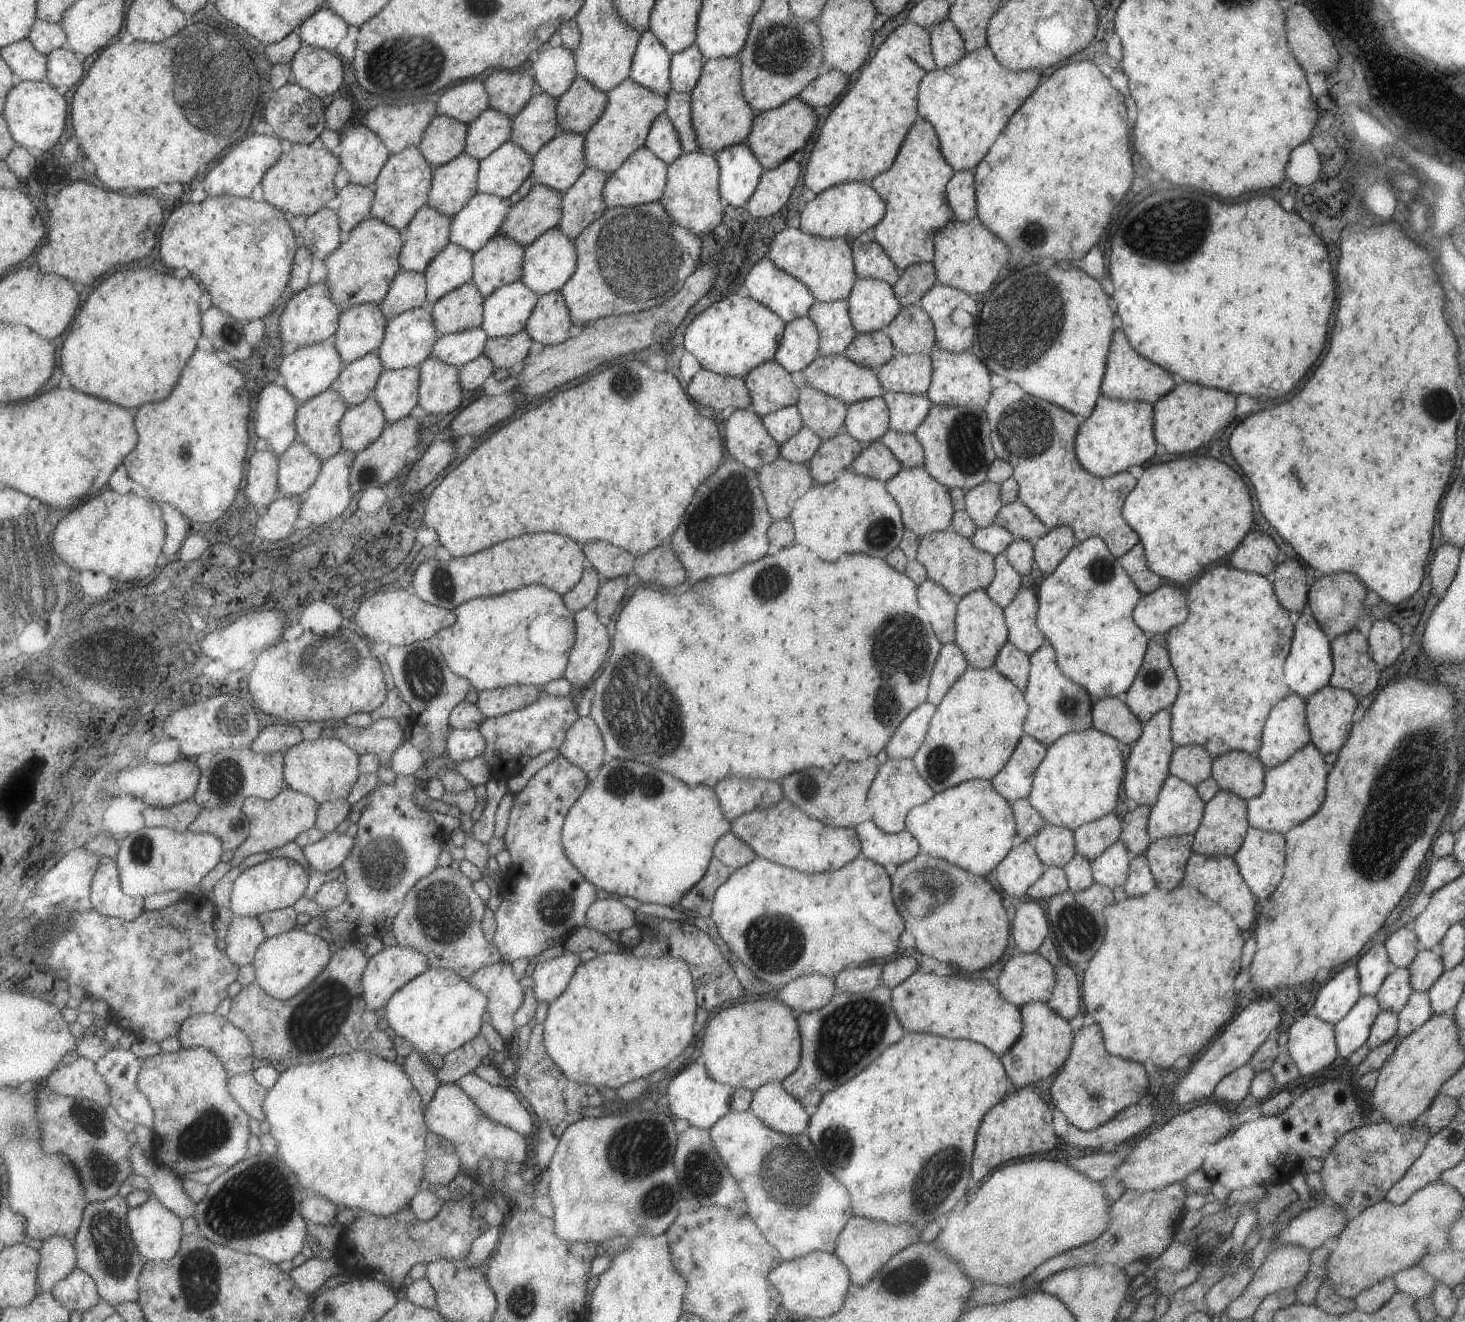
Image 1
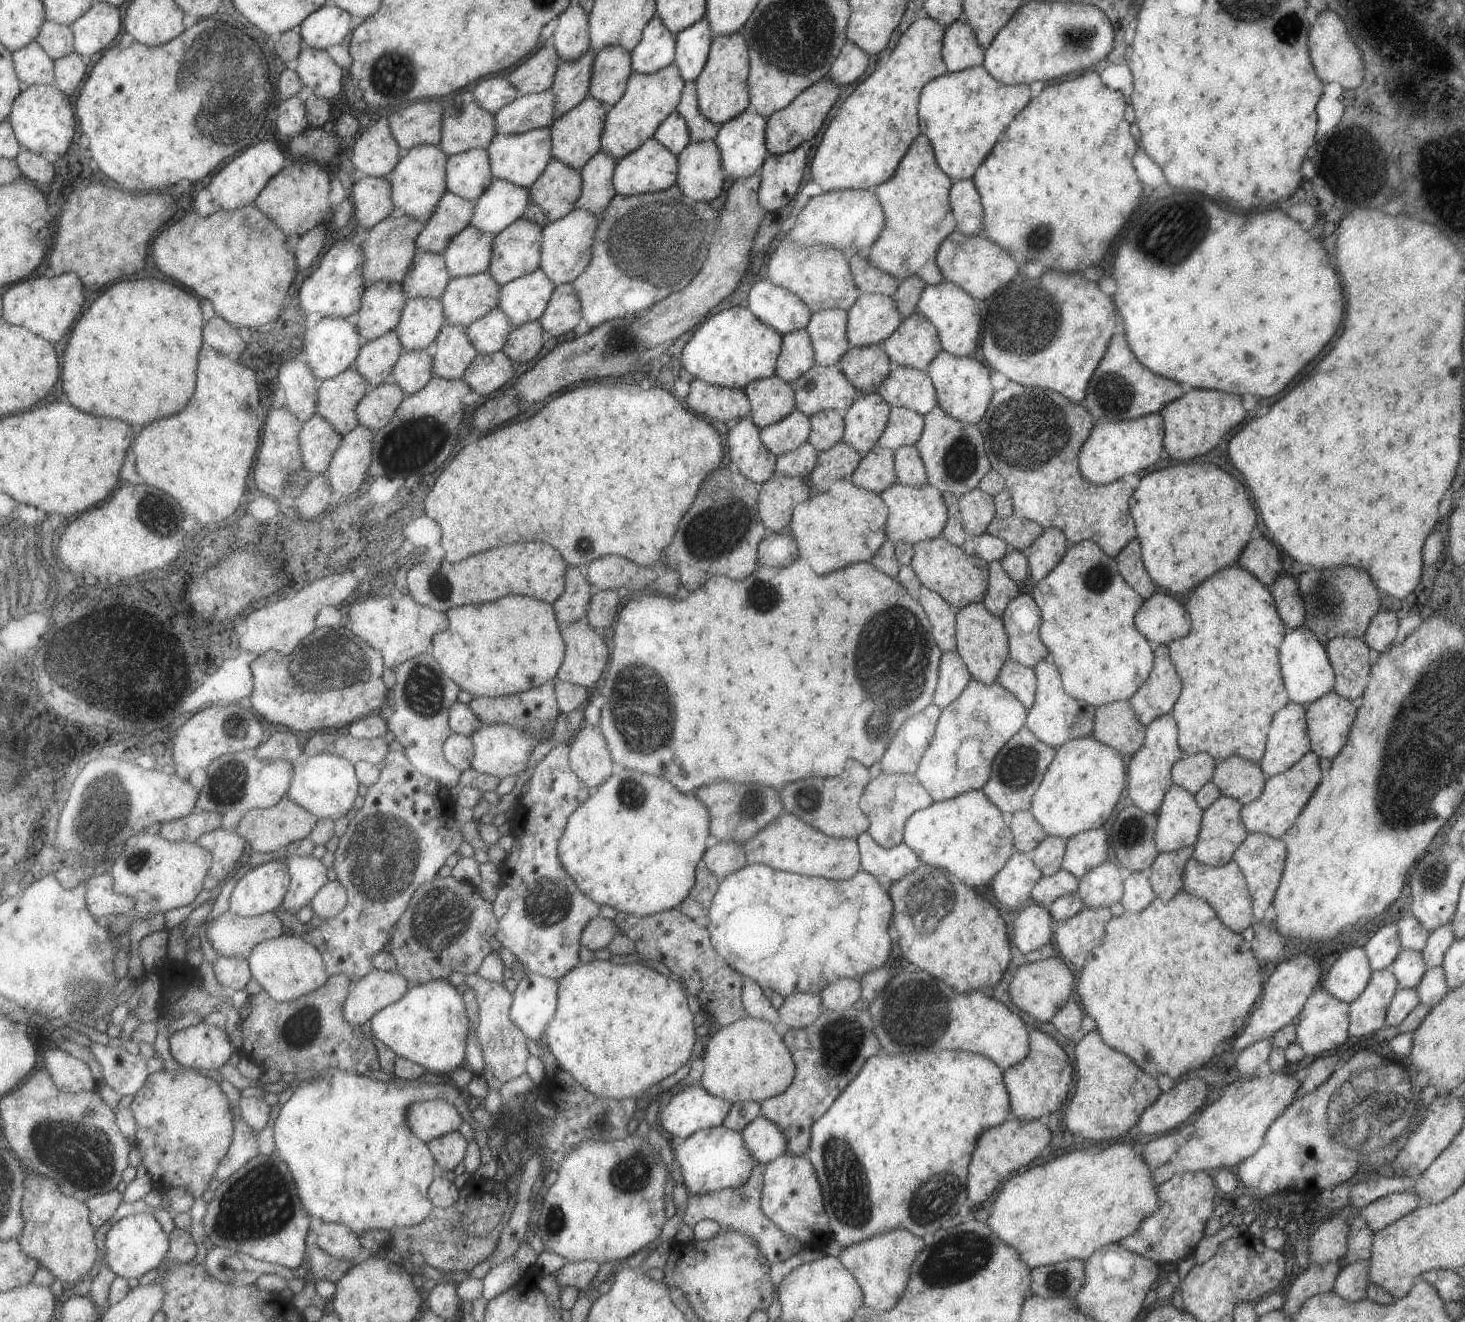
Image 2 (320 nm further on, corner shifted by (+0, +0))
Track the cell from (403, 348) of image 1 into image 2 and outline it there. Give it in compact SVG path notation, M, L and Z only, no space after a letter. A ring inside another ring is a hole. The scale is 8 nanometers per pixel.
M409 298L406 302L400 325L396 328L405 350L433 349L439 333L448 324L442 299Z

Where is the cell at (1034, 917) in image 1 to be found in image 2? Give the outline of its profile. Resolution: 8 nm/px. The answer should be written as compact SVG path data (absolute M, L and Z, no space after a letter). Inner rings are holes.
M1029 902L1013 921L1013 942L1019 952L1025 954L1052 942L1053 923L1046 908Z

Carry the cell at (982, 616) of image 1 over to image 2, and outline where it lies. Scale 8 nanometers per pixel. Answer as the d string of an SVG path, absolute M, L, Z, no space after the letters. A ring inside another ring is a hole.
M982 602L968 604L955 611L956 653L964 662L971 679L990 685L996 682L999 669L1008 659L1008 640L1001 617L993 616Z

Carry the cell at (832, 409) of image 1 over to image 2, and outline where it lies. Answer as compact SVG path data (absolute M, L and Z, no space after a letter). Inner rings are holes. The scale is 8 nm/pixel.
M836 410L819 411L809 417L810 431L806 440L820 453L842 440L844 422Z

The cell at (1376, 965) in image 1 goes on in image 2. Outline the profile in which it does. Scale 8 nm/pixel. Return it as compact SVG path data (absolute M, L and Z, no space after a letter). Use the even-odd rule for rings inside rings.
M1395 922L1385 924L1371 932L1364 945L1370 967L1373 971L1390 968L1400 951L1398 928Z

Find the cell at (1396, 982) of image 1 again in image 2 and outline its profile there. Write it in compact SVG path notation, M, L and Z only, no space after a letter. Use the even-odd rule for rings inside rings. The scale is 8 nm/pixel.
M1400 949L1390 966L1399 989L1416 987L1426 969L1422 951L1409 949Z

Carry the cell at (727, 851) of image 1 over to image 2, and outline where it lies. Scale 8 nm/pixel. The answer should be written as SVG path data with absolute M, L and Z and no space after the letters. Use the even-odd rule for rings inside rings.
M717 841L714 846L705 849L701 860L719 880L746 865L744 846L735 841Z

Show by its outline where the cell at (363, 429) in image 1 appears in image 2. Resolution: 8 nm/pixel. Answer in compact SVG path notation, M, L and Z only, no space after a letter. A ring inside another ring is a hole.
M393 381L372 388L357 407L360 424L369 427L374 432L387 426L406 396L401 386Z

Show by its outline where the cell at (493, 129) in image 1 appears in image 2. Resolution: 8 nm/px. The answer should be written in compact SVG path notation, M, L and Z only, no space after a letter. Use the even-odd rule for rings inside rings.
M550 89L540 93L520 95L493 114L496 132L505 134L526 133L548 127L552 123L554 96Z

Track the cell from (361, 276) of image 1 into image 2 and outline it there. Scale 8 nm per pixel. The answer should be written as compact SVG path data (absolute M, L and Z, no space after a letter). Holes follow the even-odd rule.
M407 213L384 221L370 229L368 239L362 244L367 255L365 280L367 286L379 281L397 281L403 284L417 254L417 237L425 230L426 224L411 218Z

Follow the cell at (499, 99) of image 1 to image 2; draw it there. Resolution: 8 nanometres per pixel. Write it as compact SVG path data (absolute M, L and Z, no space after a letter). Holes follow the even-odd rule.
M550 41L542 42L531 58L526 58L506 76L521 95L540 93L552 85L554 72L560 65L560 58Z

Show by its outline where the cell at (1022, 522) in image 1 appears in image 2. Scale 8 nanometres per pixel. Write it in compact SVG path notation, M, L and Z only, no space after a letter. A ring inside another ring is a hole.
M1015 515L995 518L989 522L986 532L991 536L1003 539L1008 548L1026 551L1028 546L1042 533L1036 522L1020 519Z

